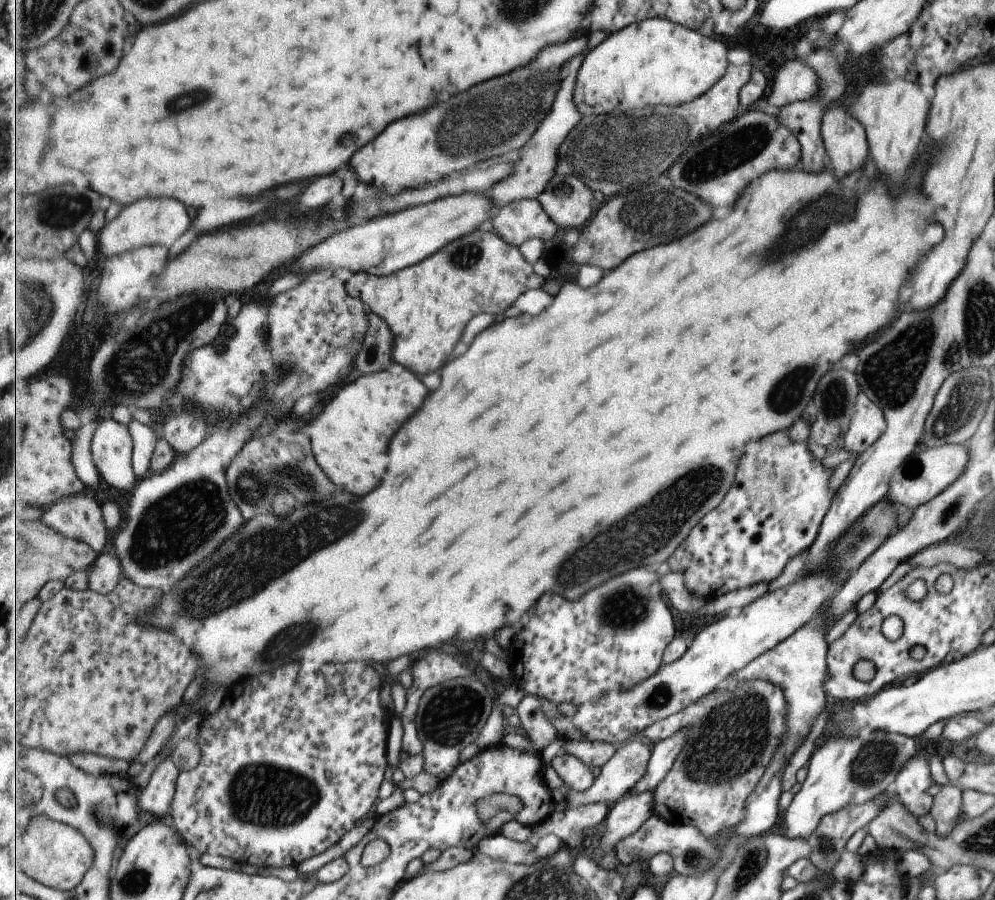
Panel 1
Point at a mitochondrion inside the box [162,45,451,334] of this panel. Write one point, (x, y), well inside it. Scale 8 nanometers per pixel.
(187, 101)

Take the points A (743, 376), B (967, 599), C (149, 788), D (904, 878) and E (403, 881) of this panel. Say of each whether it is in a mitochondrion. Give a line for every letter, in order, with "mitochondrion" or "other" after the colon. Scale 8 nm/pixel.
A: other
B: other
C: other
D: other
E: other

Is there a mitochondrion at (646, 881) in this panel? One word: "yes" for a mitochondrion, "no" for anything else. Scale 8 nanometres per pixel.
no

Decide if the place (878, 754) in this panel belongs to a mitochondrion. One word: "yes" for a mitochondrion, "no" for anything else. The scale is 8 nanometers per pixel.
yes

